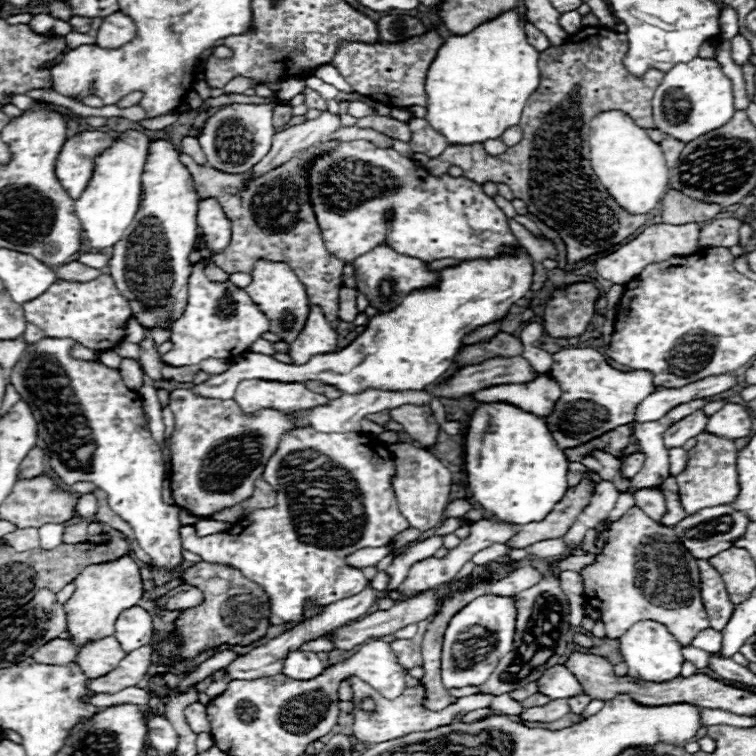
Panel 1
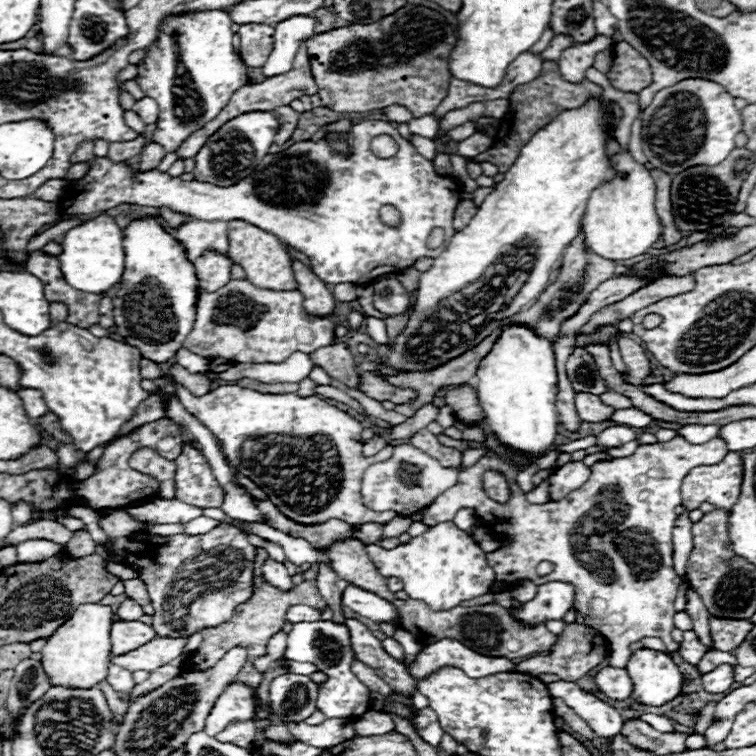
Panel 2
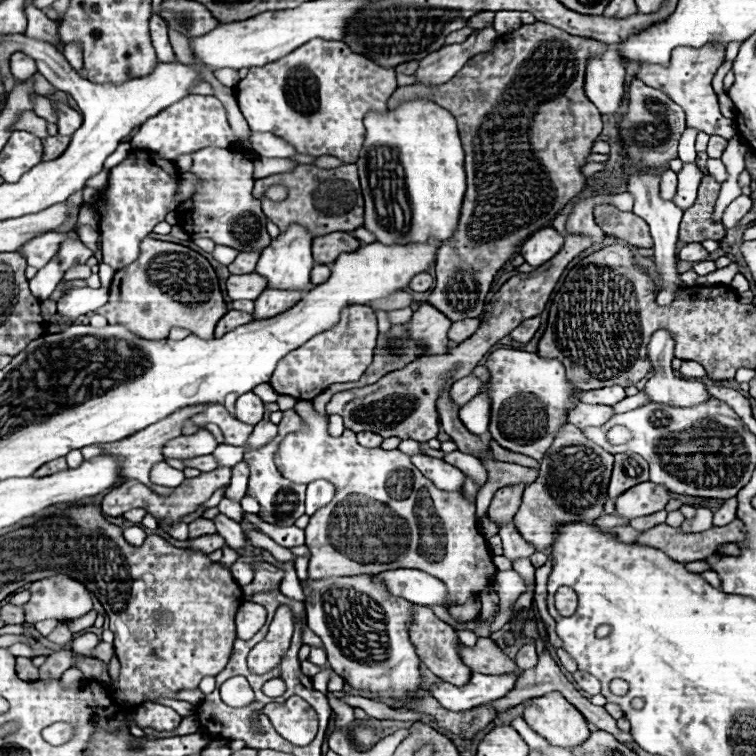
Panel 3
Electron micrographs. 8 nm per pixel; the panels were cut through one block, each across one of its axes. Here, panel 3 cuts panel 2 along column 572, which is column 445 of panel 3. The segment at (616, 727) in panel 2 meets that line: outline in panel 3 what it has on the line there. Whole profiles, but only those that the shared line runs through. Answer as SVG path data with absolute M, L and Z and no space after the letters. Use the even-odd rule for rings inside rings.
M472 672L470 682L464 686L434 684L430 692L440 702L442 708L450 712L464 712L464 710L472 710L474 706L482 706L506 696L508 690L516 684L516 678L518 674L486 676L480 672Z

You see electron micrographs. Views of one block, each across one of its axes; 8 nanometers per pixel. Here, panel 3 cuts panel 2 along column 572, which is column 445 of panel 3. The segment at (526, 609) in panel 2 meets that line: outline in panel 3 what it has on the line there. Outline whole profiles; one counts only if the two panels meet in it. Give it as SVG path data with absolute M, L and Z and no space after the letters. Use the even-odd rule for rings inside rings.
M398 568L392 572L382 572L374 578L380 580L392 596L404 598L412 604L430 606L430 604L446 604L448 600L446 586L438 578L426 572L418 572L412 568Z

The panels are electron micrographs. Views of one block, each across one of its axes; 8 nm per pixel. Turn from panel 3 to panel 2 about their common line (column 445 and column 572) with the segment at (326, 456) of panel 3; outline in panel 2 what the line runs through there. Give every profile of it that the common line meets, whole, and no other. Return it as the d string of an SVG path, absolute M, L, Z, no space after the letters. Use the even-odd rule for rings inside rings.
M676 434L672 440L668 442L656 442L656 444L642 444L632 456L628 458L614 458L612 462L596 462L592 466L592 476L574 492L570 492L566 498L562 500L554 500L554 502L546 502L546 504L530 504L524 496L524 492L514 486L514 496L508 504L498 504L494 500L490 500L484 490L482 490L482 474L488 468L500 468L508 480L514 484L516 474L522 470L522 466L514 460L502 458L498 454L488 454L484 458L480 458L474 466L470 466L468 470L460 472L458 484L448 488L444 494L440 494L440 498L436 498L436 502L432 506L428 506L428 510L422 516L422 522L426 526L434 526L446 520L452 520L456 516L456 512L460 508L472 508L476 510L476 516L480 518L480 522L484 522L486 528L490 528L498 540L506 540L512 538L510 544L502 544L498 550L488 552L488 564L494 570L496 582L500 586L512 586L518 584L520 580L530 580L536 586L552 582L552 580L562 580L562 582L570 582L576 588L576 602L574 608L584 616L584 624L600 630L612 644L612 650L608 654L608 664L616 666L616 668L626 668L632 650L630 644L642 640L642 638L660 638L668 652L678 650L678 642L674 642L674 638L670 636L670 630L674 628L674 600L678 594L678 588L682 584L682 580L674 574L674 564L672 564L672 528L676 524L678 514L674 512L676 506L682 504L682 496L680 496L680 486L684 476L702 464L718 464L724 460L724 456L728 454L728 446L722 438L712 438L712 442L706 442L702 446L694 446L688 444L688 440L684 440L680 434ZM600 554L604 554L604 558L608 558L608 566L588 566L588 558L600 558ZM620 558L624 558L624 562L628 562L628 558L664 558L664 562L660 562L660 566L630 566L628 570L616 570L616 562L620 562ZM540 560L548 560L556 564L556 570L548 576L538 576L536 574L536 566Z

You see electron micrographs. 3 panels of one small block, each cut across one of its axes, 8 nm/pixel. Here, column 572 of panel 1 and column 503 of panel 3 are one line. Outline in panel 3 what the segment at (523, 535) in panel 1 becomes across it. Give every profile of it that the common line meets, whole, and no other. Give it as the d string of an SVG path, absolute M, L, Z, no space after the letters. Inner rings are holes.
M514 484L514 486L504 486L500 488L488 508L490 520L494 520L498 526L512 520L514 514L518 512L518 506L522 502L522 492L526 484Z

